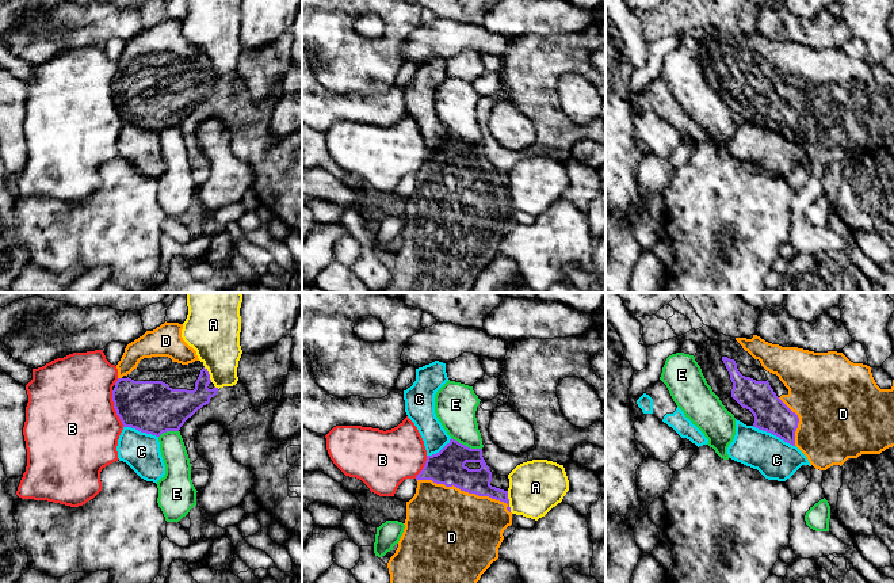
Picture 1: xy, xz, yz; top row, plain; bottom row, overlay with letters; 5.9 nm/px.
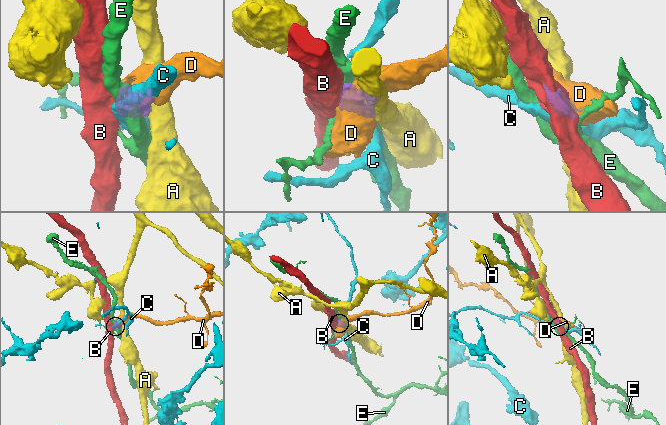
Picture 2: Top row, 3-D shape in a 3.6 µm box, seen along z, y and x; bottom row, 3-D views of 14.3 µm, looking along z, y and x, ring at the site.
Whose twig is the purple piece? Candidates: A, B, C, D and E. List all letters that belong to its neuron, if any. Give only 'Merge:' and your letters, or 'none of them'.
Merge: D

